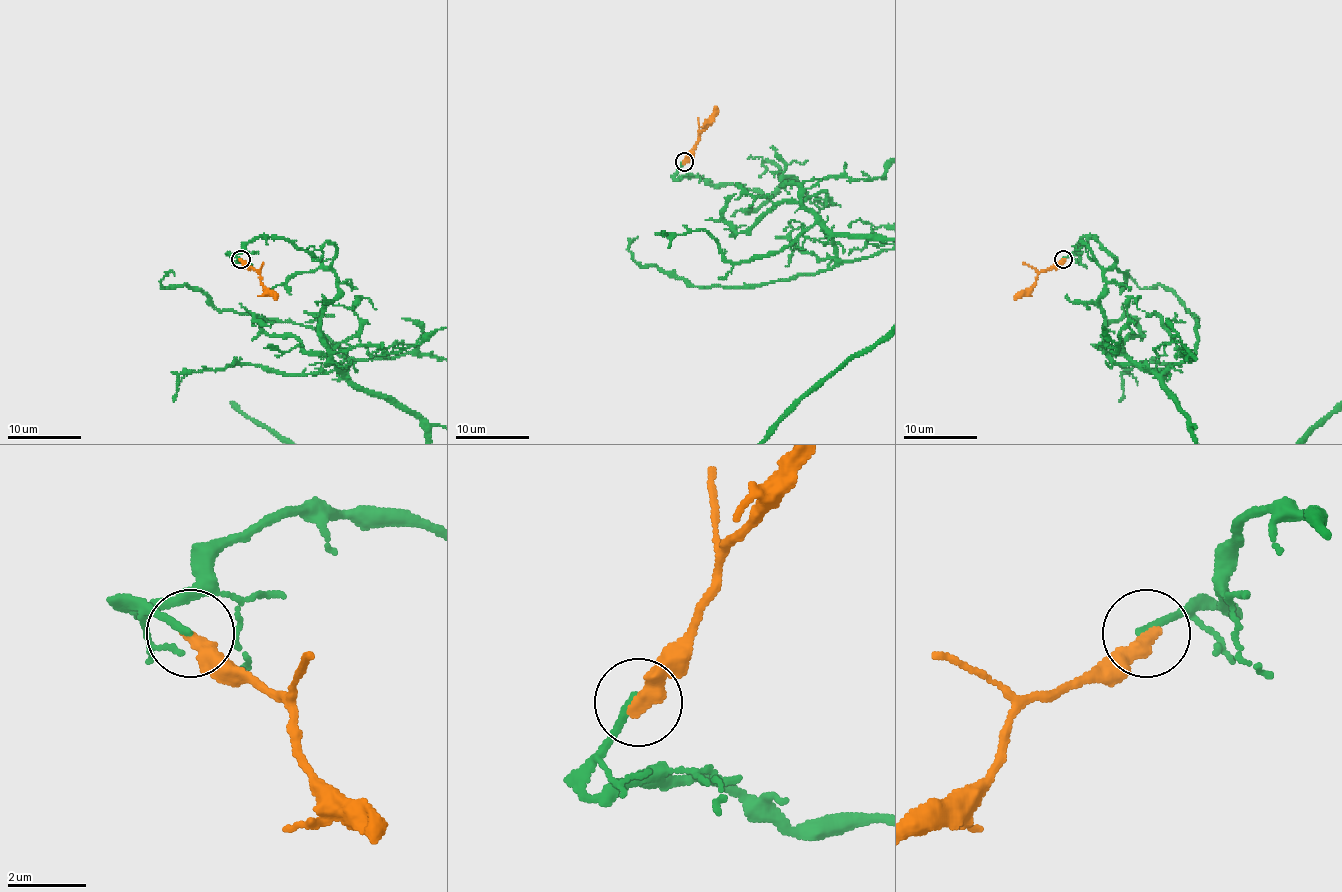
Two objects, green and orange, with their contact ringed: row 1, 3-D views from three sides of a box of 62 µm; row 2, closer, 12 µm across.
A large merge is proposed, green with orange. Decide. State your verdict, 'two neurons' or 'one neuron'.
two neurons

